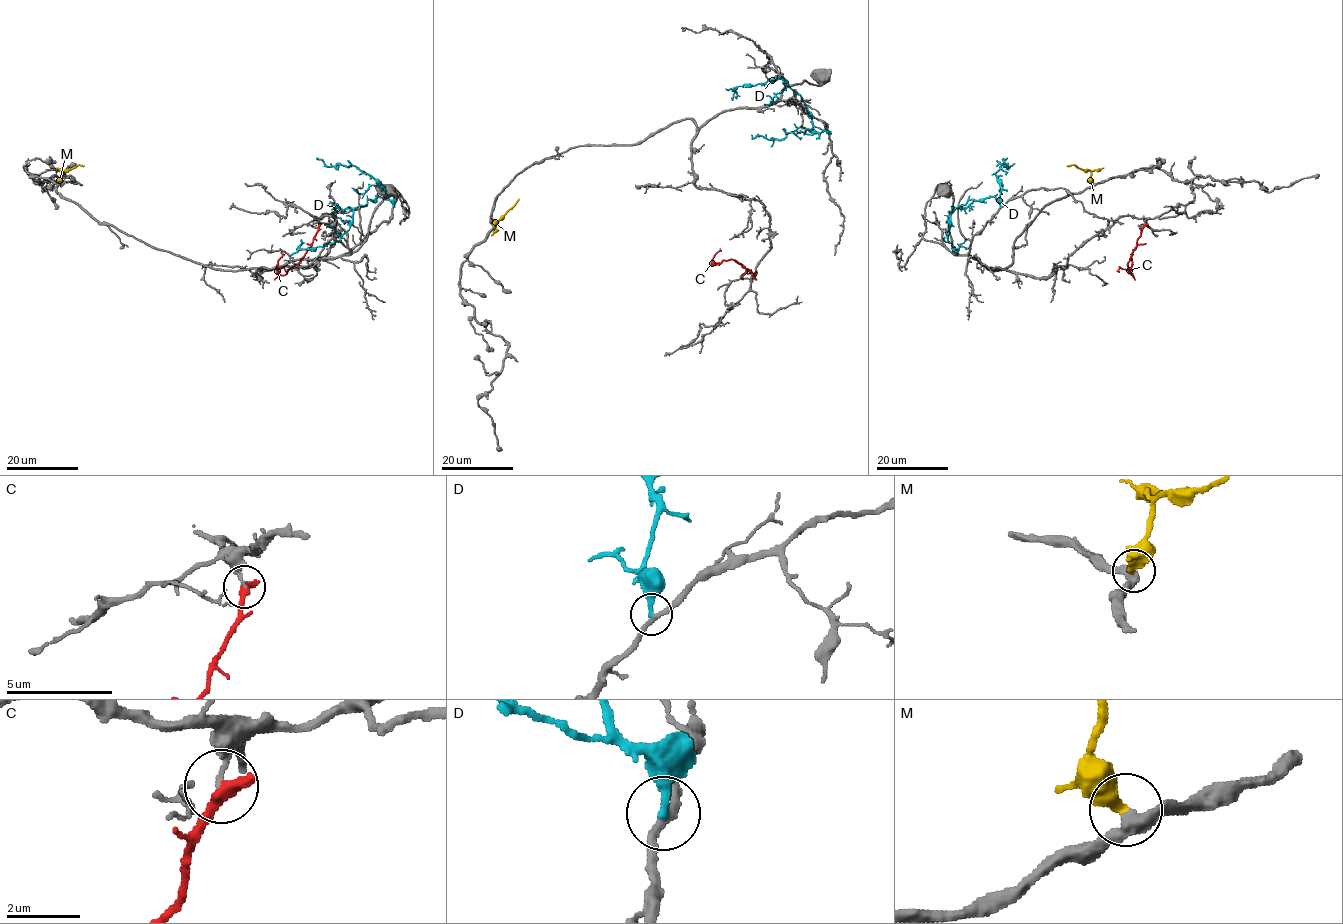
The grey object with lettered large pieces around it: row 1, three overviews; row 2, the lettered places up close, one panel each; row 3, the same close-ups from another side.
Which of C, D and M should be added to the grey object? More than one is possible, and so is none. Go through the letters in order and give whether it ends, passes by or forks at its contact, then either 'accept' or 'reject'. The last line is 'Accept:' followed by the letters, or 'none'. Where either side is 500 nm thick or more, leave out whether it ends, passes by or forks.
C: it ends there; reject
D: it ends there; reject
M: it ends there; accept
Accept: M

